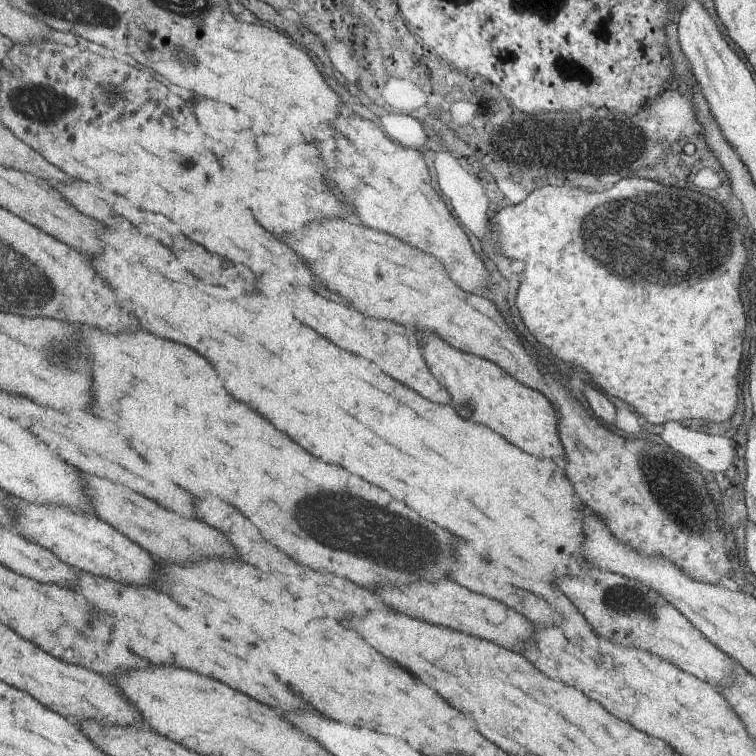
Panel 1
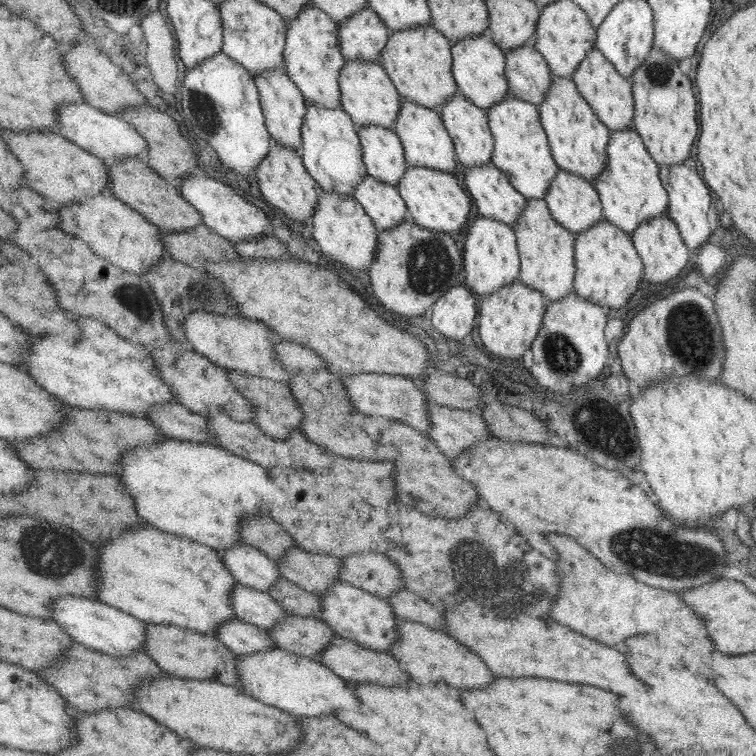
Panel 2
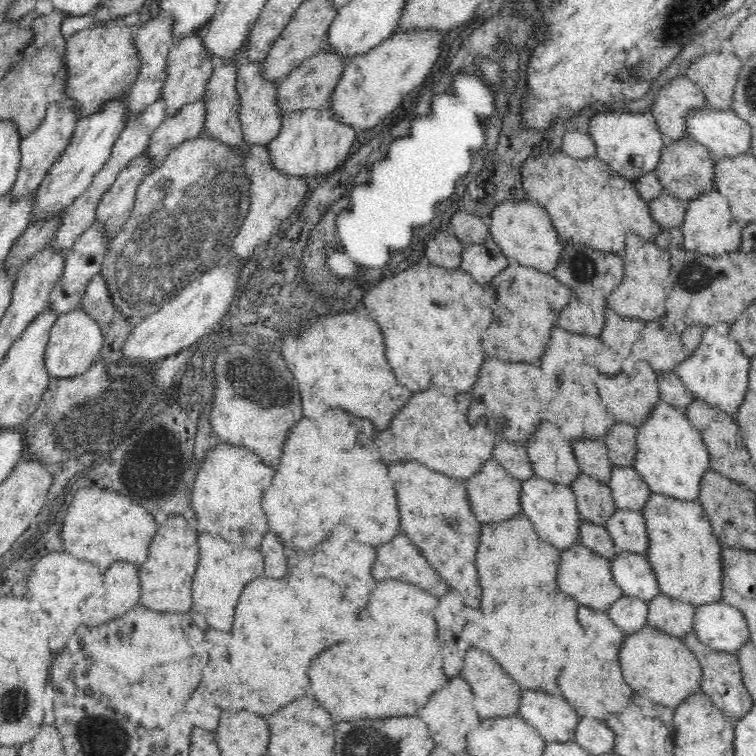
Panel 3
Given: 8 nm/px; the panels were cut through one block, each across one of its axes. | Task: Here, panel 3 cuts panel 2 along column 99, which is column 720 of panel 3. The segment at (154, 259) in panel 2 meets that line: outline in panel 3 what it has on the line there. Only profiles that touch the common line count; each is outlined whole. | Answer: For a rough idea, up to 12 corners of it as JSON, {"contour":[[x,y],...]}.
{"contour":[[715,188],[690,200],[684,248],[713,257],[738,250],[743,224]]}

